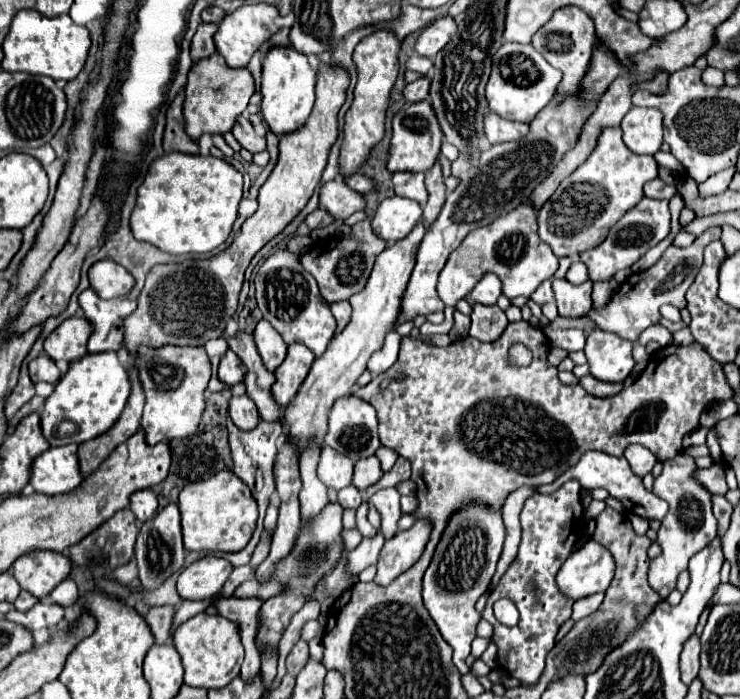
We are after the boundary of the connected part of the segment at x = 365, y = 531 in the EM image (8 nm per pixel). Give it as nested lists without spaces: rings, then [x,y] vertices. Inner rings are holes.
[[[363,503],[363,505],[357,509],[357,531],[359,531],[363,537],[371,537],[373,533],[377,533],[377,531],[369,525],[369,521],[367,521],[367,509],[369,509],[367,503]]]

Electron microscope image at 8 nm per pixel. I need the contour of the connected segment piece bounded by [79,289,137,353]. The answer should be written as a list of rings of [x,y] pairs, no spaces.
[[[85,289],[79,295],[79,305],[95,327],[87,343],[89,353],[123,349],[123,321],[137,309],[137,303],[127,297],[103,301],[93,289]]]

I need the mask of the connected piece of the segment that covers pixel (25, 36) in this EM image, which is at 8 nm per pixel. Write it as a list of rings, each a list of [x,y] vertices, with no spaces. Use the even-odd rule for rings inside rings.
[[[19,11],[15,19],[11,21],[9,33],[3,41],[3,69],[9,73],[15,71],[25,71],[25,73],[39,73],[47,75],[51,79],[65,79],[71,81],[79,75],[79,71],[85,65],[87,53],[91,47],[89,31],[77,23],[69,15],[59,15],[59,17],[43,17],[41,13],[35,11]]]

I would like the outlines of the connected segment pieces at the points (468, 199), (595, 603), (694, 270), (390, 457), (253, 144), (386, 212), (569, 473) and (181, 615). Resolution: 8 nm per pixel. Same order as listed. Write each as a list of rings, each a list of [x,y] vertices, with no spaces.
[[[601,43],[601,47],[595,49],[591,67],[587,73],[587,79],[583,79],[583,97],[579,101],[567,99],[561,105],[549,103],[533,121],[529,133],[515,141],[515,143],[501,143],[493,145],[491,149],[483,151],[479,157],[479,167],[471,167],[469,173],[465,173],[453,193],[449,193],[441,215],[437,221],[427,229],[423,243],[417,253],[417,265],[413,269],[413,275],[407,283],[407,291],[403,293],[403,307],[399,311],[399,319],[395,321],[397,329],[405,321],[413,321],[417,315],[429,315],[435,311],[443,311],[443,301],[437,295],[437,279],[443,271],[447,257],[453,249],[459,247],[459,243],[465,239],[465,235],[477,227],[489,225],[497,217],[513,211],[521,201],[525,201],[531,191],[551,173],[551,169],[561,161],[563,153],[571,149],[575,139],[579,137],[587,117],[595,109],[599,97],[613,79],[621,75],[621,65],[615,59],[613,53],[609,53],[609,47]]]
[[[595,593],[595,595],[589,595],[587,599],[575,601],[575,603],[573,603],[573,615],[571,615],[571,619],[573,619],[573,621],[579,621],[579,619],[591,615],[593,611],[597,611],[597,607],[599,607],[601,601],[603,601],[603,597],[605,597],[605,593]]]
[[[709,227],[705,233],[701,233],[689,247],[667,247],[665,253],[661,255],[661,259],[649,267],[647,271],[641,273],[633,273],[613,295],[613,299],[605,305],[605,307],[593,307],[589,311],[589,317],[597,323],[599,329],[605,331],[613,331],[617,333],[621,339],[627,341],[637,341],[639,335],[649,327],[655,325],[661,315],[659,315],[659,307],[663,303],[669,303],[677,309],[685,309],[687,301],[685,301],[685,293],[691,287],[691,283],[695,281],[695,275],[699,273],[699,267],[703,265],[703,249],[719,239],[721,227]]]
[[[379,447],[379,451],[375,451],[375,457],[381,461],[381,467],[383,467],[383,473],[387,473],[387,471],[391,471],[391,467],[395,465],[395,461],[397,461],[397,453],[393,451],[393,449],[389,449],[389,447]]]
[[[241,115],[231,131],[235,135],[235,139],[239,141],[239,145],[243,149],[247,149],[249,153],[259,153],[259,151],[265,151],[267,143],[265,143],[265,137],[263,135],[257,135],[253,125],[249,123],[249,119],[245,115]]]
[[[391,197],[381,201],[379,209],[375,211],[375,217],[371,219],[371,227],[379,239],[387,243],[395,243],[403,239],[407,233],[411,233],[411,229],[421,219],[421,215],[423,211],[417,201]]]
[[[587,451],[587,453],[579,459],[579,463],[577,463],[575,467],[567,469],[567,471],[565,471],[563,475],[559,475],[553,483],[537,487],[537,493],[553,493],[553,491],[557,491],[563,483],[567,483],[567,481],[571,481],[571,479],[577,479],[583,489],[595,489],[595,487],[607,489],[607,491],[609,491],[609,497],[621,501],[627,511],[631,511],[631,513],[635,513],[635,515],[639,515],[639,517],[645,517],[645,519],[659,519],[659,521],[661,521],[661,519],[665,517],[667,509],[669,509],[663,499],[659,499],[655,493],[651,493],[651,491],[647,491],[647,489],[643,487],[641,477],[637,477],[637,475],[631,471],[631,467],[629,467],[629,463],[627,463],[625,457],[613,457],[613,455],[607,455],[607,453],[601,453],[601,451]]]
[[[221,595],[213,597],[211,601],[183,601],[181,609],[177,611],[177,615],[175,615],[175,619],[173,619],[173,627],[177,627],[179,623],[183,623],[185,619],[189,619],[189,617],[197,615],[199,611],[205,611],[205,609],[207,609],[207,607],[211,607],[211,605],[213,605],[213,601],[215,601],[215,599],[219,599],[219,597],[221,597]]]

